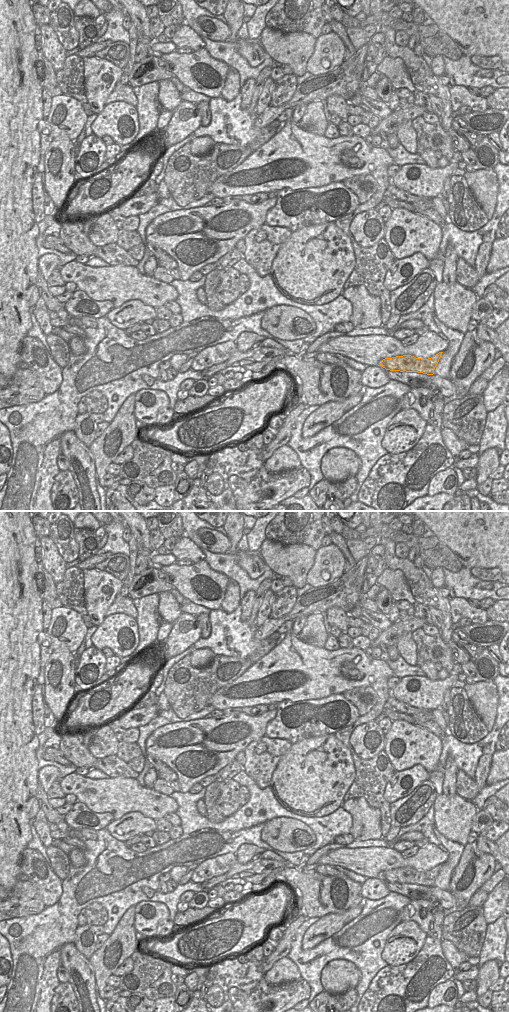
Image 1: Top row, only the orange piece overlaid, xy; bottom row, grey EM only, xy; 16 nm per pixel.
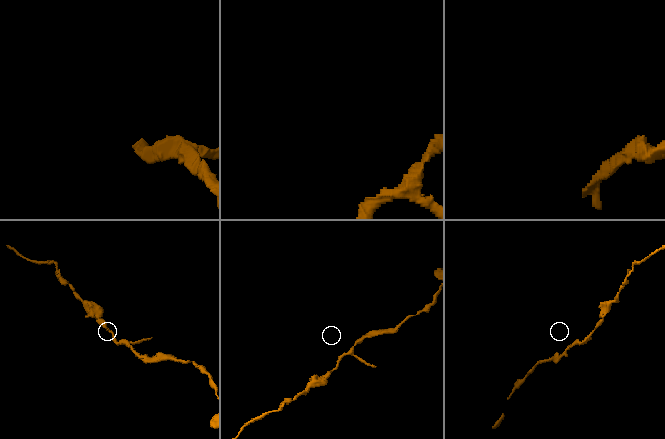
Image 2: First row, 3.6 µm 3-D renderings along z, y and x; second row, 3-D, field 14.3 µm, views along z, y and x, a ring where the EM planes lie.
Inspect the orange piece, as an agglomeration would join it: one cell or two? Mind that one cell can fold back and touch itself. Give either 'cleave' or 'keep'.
keep

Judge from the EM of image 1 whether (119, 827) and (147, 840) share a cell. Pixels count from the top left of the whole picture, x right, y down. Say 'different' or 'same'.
different

